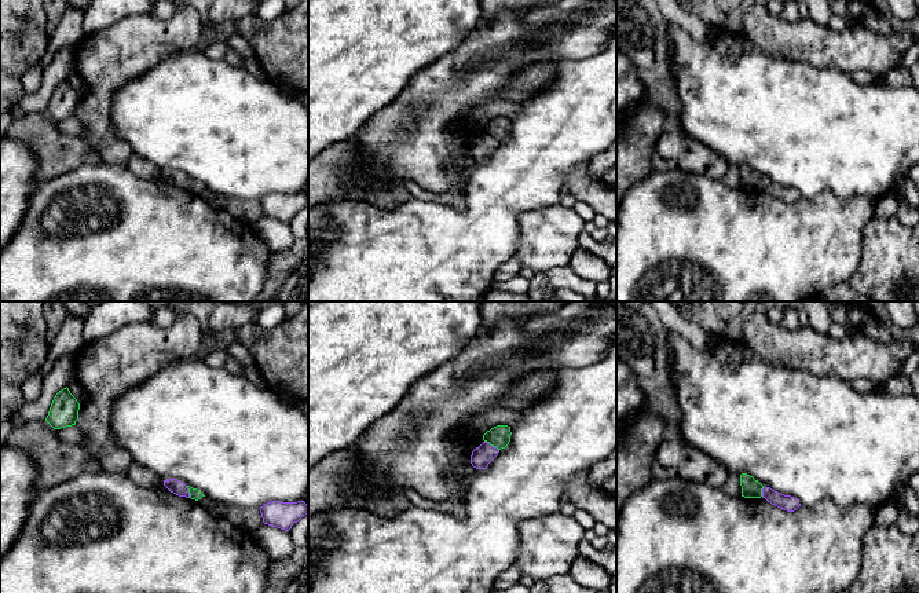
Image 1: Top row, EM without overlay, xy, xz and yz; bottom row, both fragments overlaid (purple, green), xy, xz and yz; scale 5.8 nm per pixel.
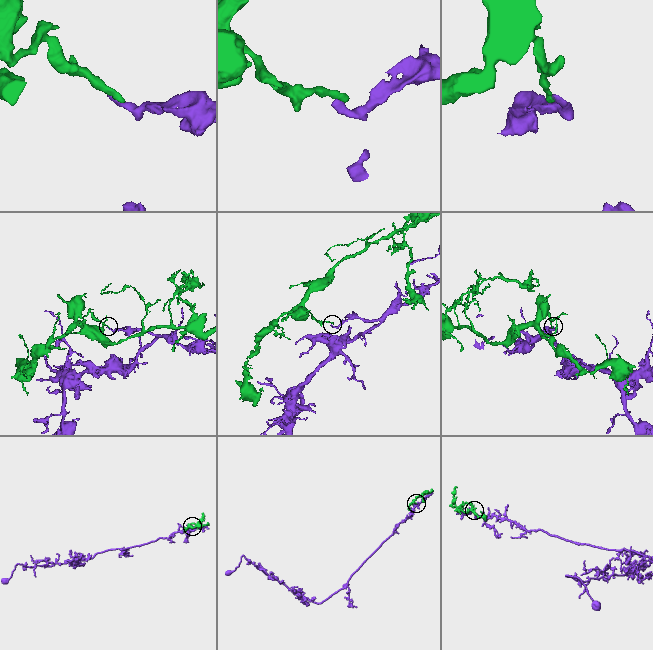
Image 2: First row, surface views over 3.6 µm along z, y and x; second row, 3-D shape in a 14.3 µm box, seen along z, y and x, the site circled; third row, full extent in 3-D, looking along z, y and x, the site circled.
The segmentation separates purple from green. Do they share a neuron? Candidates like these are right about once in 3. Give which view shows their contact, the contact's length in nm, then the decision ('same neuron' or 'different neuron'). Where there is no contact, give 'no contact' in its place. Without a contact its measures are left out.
xz | 110 nm | different neuron

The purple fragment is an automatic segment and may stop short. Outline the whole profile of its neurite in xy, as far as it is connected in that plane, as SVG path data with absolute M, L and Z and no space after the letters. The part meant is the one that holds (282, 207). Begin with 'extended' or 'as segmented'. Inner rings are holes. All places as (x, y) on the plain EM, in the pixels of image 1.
as segmented; M271 193L259 200L263 215L289 223L294 215L308 206L308 197L304 193L281 194Z

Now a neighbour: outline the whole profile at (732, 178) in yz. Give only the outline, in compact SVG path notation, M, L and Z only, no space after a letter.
M729 166L722 180L732 188L740 188L742 187L740 166Z

